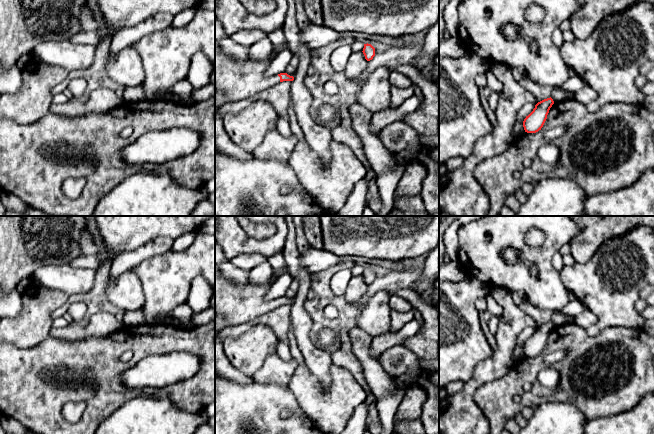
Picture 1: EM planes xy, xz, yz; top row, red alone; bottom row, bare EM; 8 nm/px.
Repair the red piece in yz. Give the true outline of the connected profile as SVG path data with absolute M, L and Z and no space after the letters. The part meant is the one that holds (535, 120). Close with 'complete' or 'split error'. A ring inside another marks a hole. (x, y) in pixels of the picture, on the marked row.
M547 98L535 105L533 111L526 116L523 121L523 127L527 133L536 133L543 127L550 108L554 104L553 99Z; complete

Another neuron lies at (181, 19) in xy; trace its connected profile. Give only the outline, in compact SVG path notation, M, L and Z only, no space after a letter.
M197 8L186 9L174 15L172 26L174 27L186 26L195 16L196 9Z

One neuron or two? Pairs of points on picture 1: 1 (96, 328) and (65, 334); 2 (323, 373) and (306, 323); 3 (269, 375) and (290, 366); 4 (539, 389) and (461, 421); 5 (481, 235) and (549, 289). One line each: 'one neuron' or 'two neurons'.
1: one neuron
2: one neuron
3: one neuron
4: two neurons
5: one neuron

